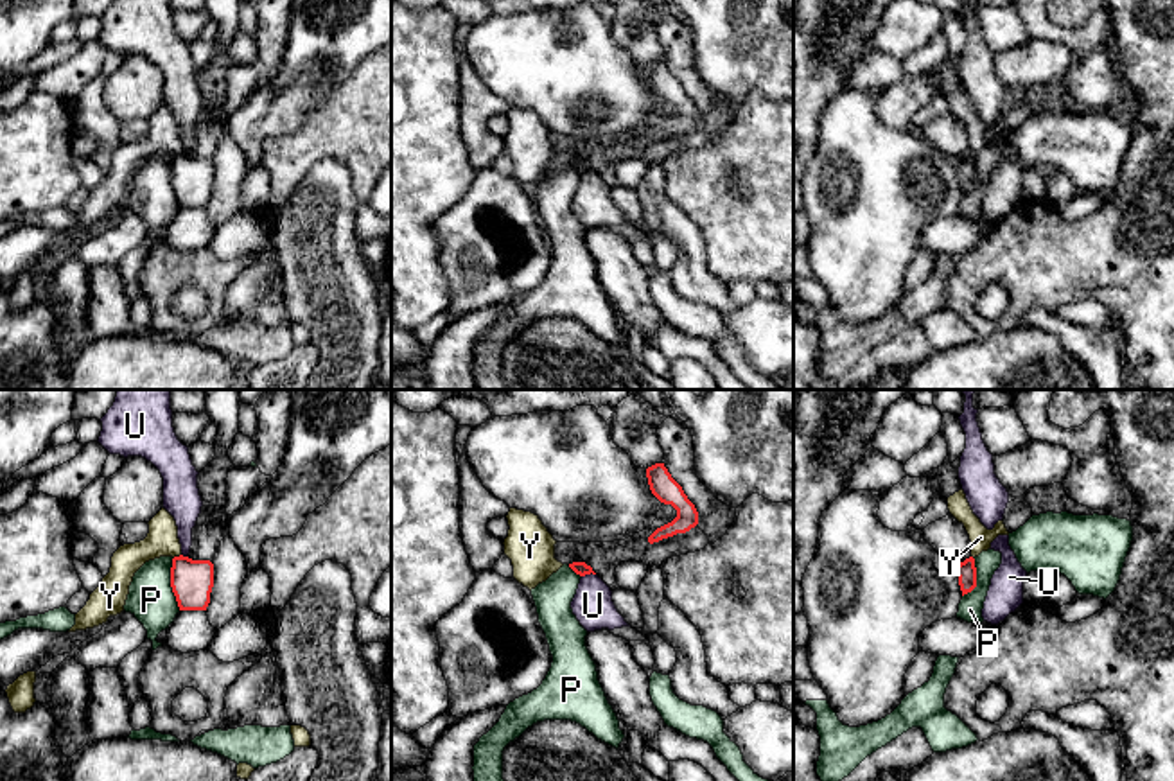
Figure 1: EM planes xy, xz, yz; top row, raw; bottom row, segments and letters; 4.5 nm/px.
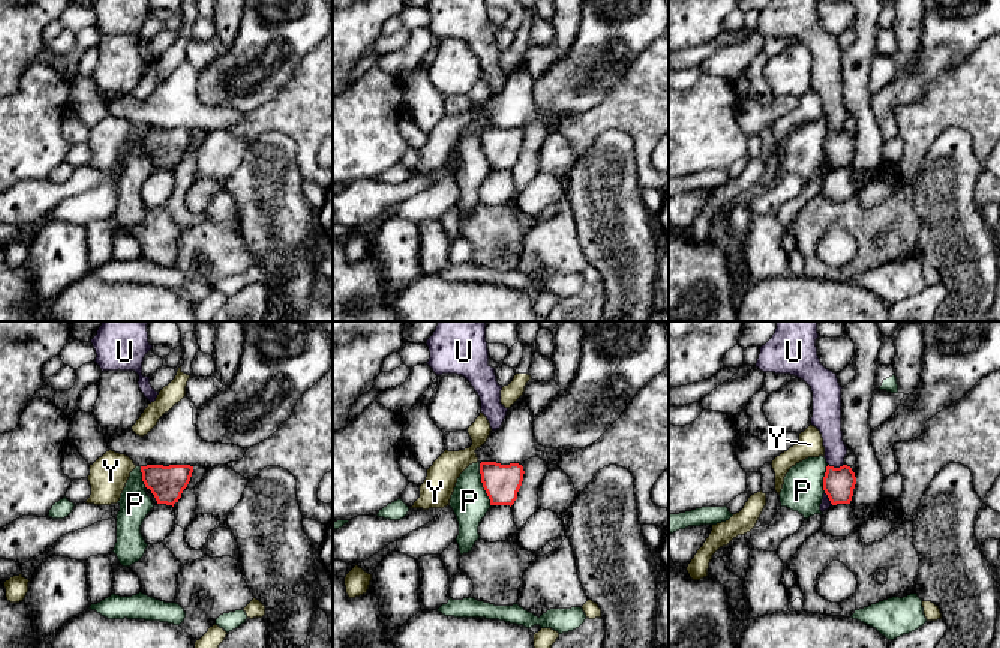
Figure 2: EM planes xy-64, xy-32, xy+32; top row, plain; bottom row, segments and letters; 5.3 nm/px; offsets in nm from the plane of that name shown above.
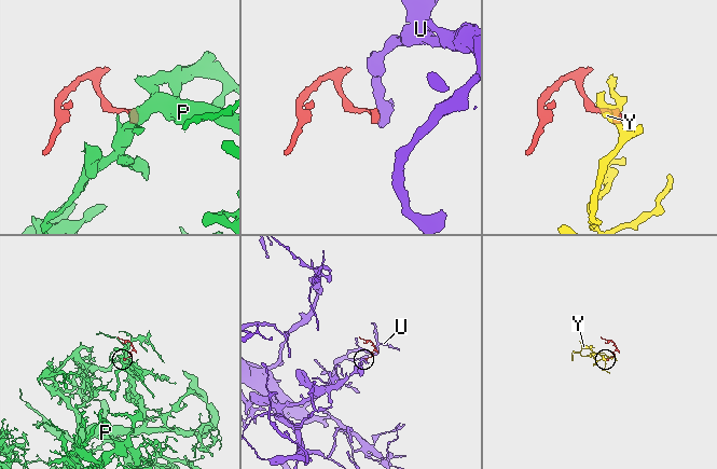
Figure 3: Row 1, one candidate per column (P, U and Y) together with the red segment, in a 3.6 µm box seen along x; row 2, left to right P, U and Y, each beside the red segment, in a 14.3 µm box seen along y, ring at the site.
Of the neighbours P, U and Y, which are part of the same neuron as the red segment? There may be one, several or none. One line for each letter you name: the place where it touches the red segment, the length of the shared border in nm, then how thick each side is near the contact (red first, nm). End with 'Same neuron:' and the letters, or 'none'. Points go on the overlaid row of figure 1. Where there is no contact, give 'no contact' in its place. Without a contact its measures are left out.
Same neuron: none

